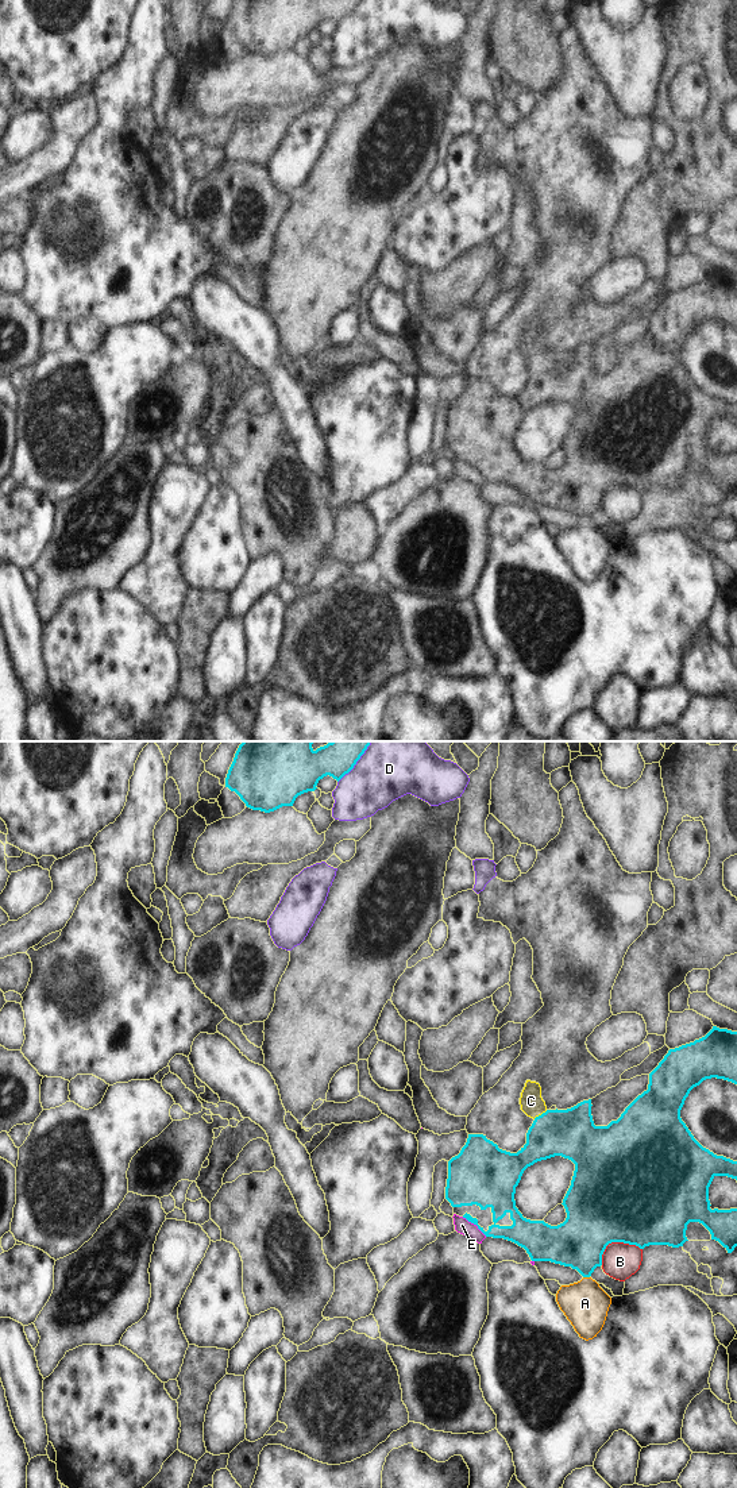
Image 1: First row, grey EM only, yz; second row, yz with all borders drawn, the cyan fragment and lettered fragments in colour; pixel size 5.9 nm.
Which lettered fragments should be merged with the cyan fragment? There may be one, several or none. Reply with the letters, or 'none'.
C

